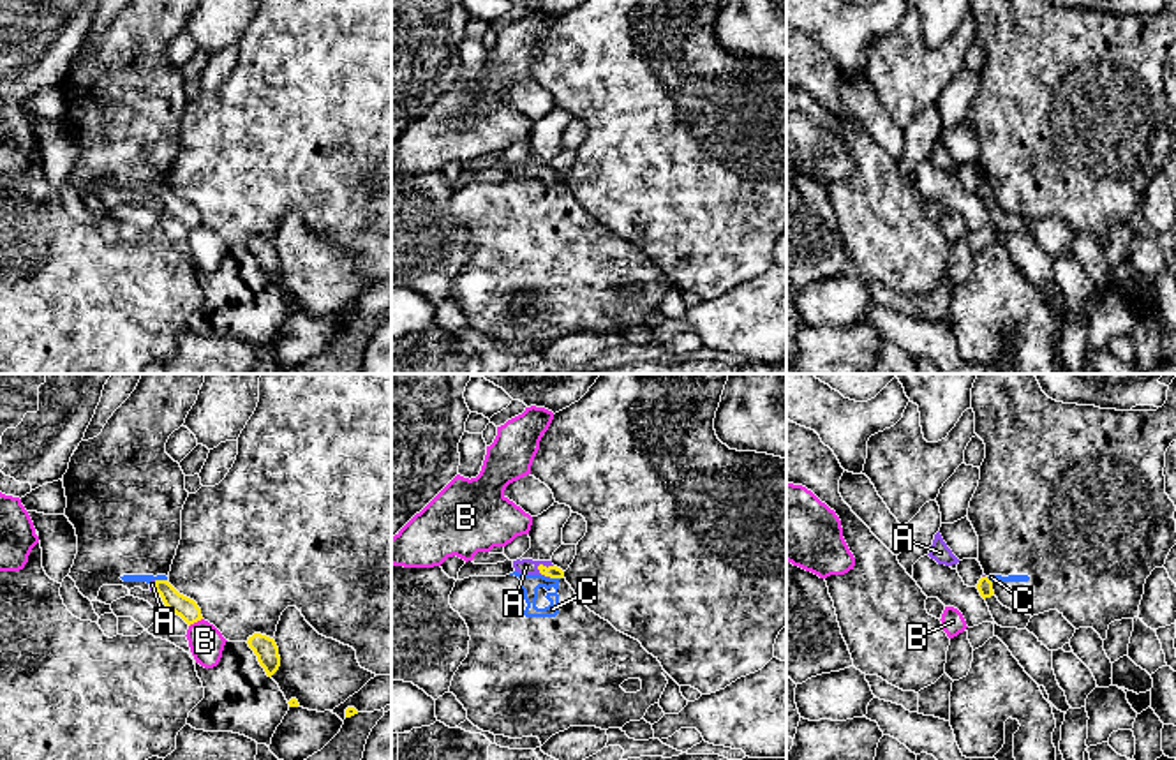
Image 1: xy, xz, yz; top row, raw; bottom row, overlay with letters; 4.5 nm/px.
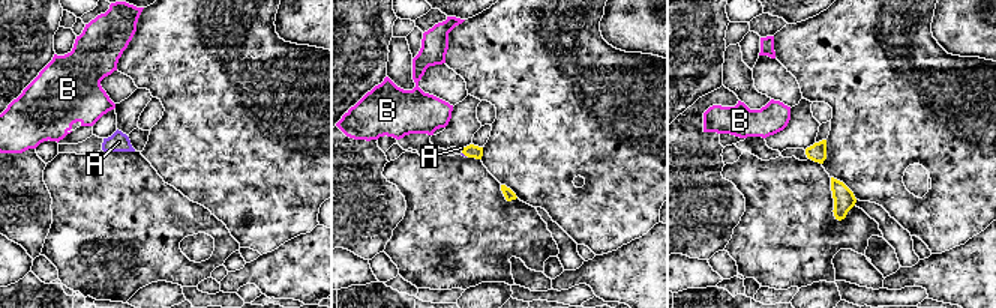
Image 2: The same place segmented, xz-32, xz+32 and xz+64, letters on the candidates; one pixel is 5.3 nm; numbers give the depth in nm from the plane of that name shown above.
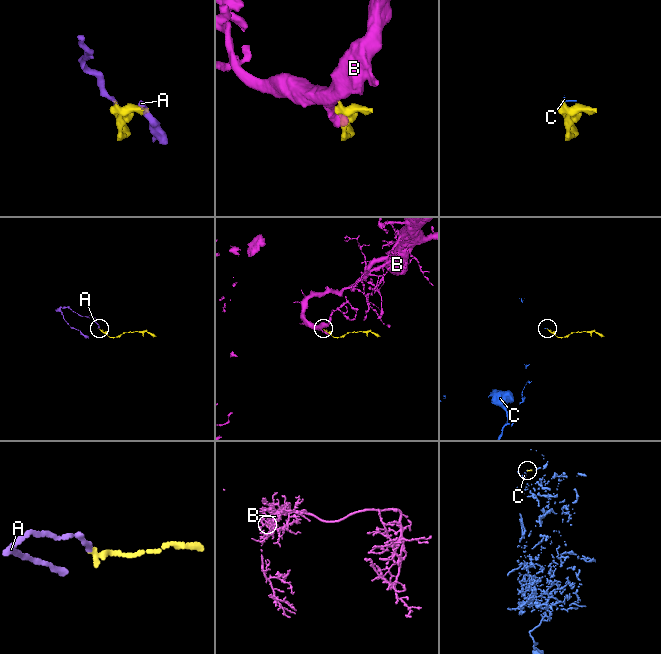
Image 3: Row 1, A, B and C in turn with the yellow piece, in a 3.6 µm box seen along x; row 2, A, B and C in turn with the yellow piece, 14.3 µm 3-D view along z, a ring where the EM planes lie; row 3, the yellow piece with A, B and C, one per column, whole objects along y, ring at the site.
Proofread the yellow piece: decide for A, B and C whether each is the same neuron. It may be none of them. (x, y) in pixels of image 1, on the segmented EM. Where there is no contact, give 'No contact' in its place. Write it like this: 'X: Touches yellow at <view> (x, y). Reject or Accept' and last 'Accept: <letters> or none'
A: Touches yellow at xz (542, 573). Accept
B: Touches yellow at xy (194, 621). Reject
C: Touches yellow at xy (161, 581). Reject
Accept: A

